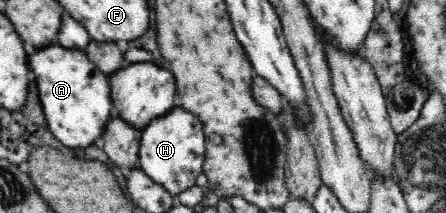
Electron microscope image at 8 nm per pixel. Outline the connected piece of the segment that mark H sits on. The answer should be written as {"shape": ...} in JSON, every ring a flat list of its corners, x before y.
{"shape":[[172,109,172,113,150,121,150,125,142,131,140,141,139,169,154,183,164,187,177,197,185,189,195,185,194,181,201,174,206,149,204,133,200,129,200,121,192,113,182,109]]}

